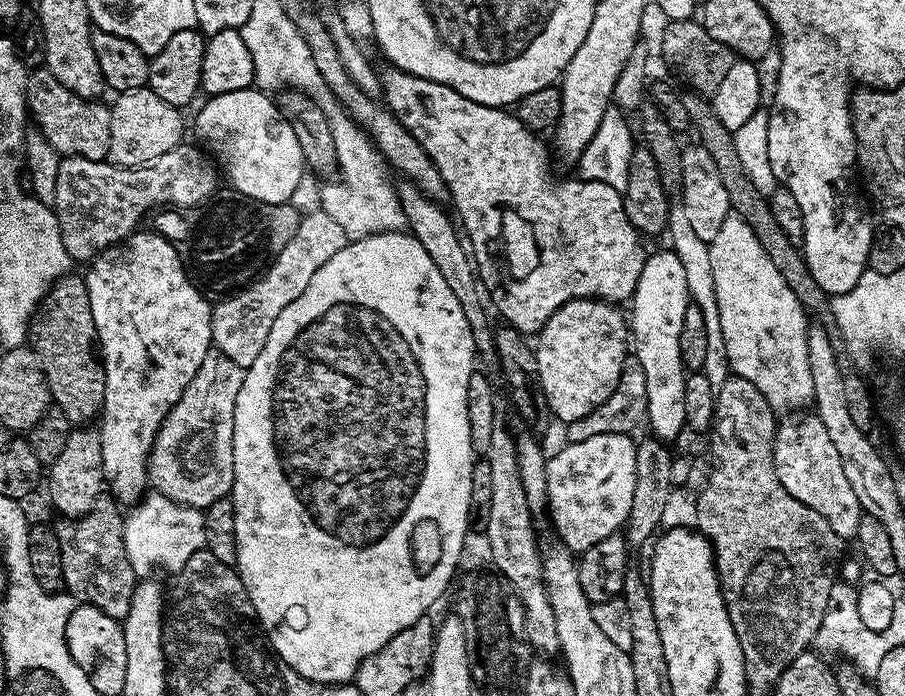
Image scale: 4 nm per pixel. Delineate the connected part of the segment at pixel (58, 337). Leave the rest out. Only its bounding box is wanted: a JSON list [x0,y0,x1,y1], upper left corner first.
[27,275,104,426]

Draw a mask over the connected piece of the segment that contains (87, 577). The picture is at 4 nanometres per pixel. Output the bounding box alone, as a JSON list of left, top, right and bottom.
[54,494,138,622]

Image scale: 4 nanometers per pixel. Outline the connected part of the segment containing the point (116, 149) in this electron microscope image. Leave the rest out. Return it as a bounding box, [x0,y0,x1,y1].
[108,86,185,168]

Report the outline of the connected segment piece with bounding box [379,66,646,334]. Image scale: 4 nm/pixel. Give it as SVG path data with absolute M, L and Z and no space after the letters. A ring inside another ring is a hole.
M391 66L385 67L379 73L382 90L382 100L389 112L396 117L405 130L423 146L426 154L433 160L437 166L437 170L441 174L445 185L448 187L448 195L451 202L456 203L455 215L460 215L459 223L464 223L463 231L466 233L467 243L470 245L471 255L474 257L474 267L478 273L479 283L482 285L483 291L492 295L492 304L501 312L503 323L509 324L523 334L539 333L546 321L554 314L554 310L558 310L566 302L571 300L606 300L609 302L631 301L632 292L638 286L638 274L642 274L642 266L644 265L644 257L646 249L643 248L641 237L638 235L636 228L630 222L630 218L626 218L626 210L624 209L624 197L621 192L614 190L610 186L606 186L606 182L594 182L593 180L582 180L573 178L573 180L555 180L548 173L548 156L550 160L550 152L544 149L544 144L537 133L531 132L526 126L522 126L522 122L518 122L518 118L504 108L491 108L485 104L478 102L470 102L470 98L462 98L462 94L458 94L458 90L454 90L445 84L438 82L430 82L426 78L418 78L414 74L404 72L400 68Z

